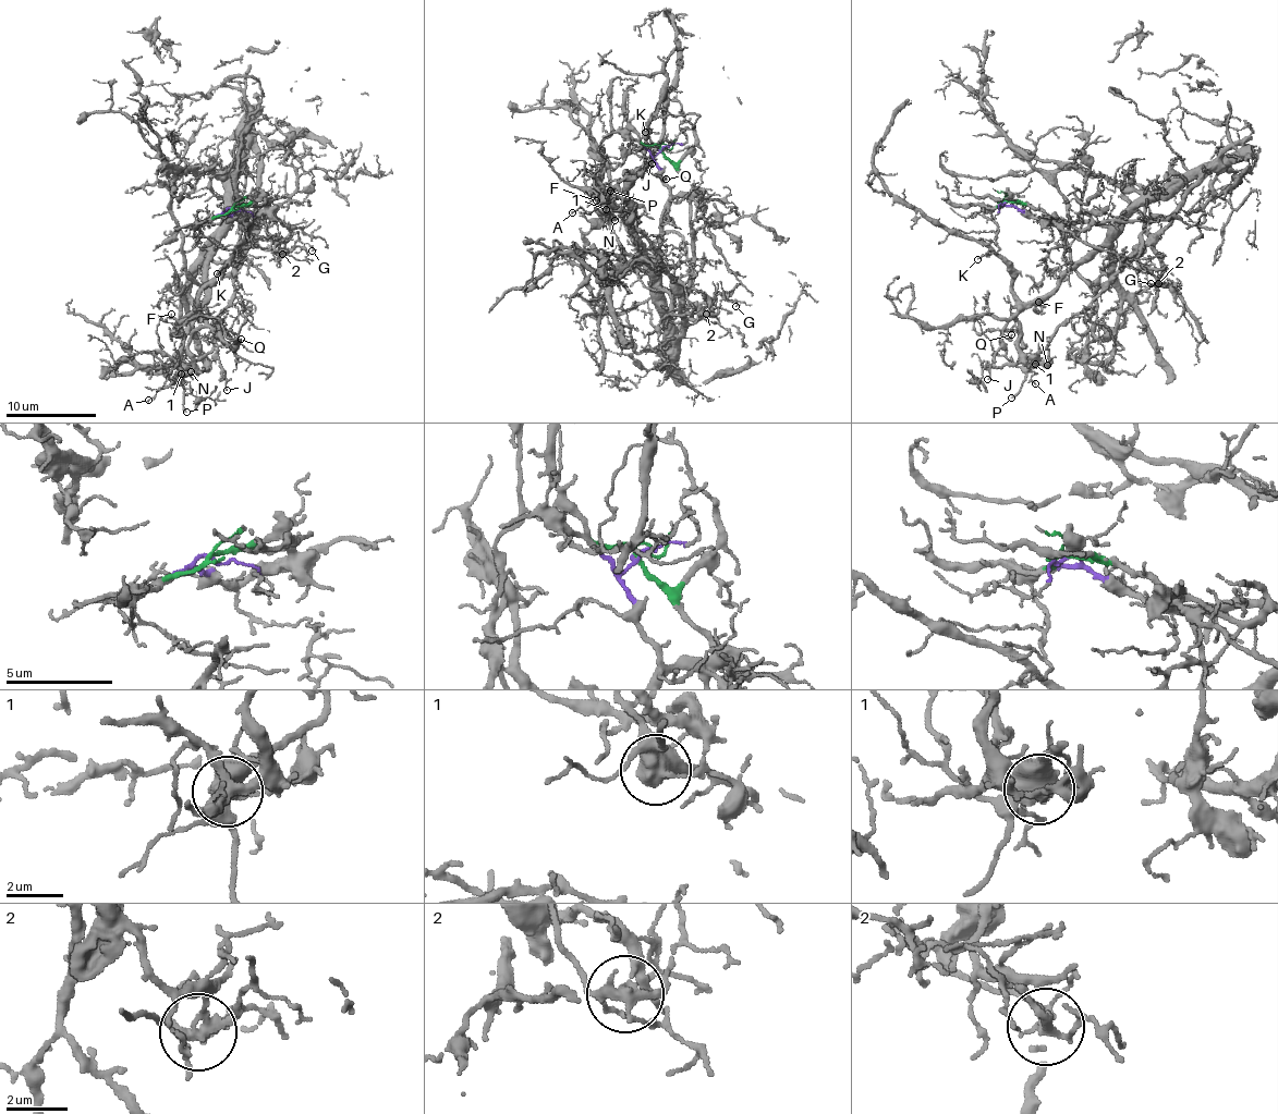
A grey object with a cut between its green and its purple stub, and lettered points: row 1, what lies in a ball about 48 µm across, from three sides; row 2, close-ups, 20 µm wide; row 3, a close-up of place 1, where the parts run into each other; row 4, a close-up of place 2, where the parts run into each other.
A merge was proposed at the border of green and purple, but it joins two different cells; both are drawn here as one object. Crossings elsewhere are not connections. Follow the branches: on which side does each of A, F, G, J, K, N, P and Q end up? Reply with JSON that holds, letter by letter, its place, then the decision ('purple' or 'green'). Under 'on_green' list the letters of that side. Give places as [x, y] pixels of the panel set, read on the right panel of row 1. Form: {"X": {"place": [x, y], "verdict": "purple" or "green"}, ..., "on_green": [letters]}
{"A": {"place": [1035, 383], "verdict": "green"}, "F": {"place": [1038, 302], "verdict": "purple"}, "G": {"place": [1151, 283], "verdict": "green"}, "J": {"place": [987, 379], "verdict": "purple"}, "K": {"place": [977, 259], "verdict": "purple"}, "N": {"place": [1047, 365], "verdict": "green"}, "P": {"place": [1011, 398], "verdict": "green"}, "Q": {"place": [1011, 334], "verdict": "purple"}, "on_green": ["A", "G", "N", "P"]}

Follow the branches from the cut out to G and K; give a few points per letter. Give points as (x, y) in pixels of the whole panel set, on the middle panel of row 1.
G: (661, 148), (693, 193), (693, 283), (679, 313), (681, 284), (696, 314), (710, 314), (723, 300), (734, 306)
K: (661, 148), (655, 161), (668, 188), (654, 256), (633, 229), (625, 173), (654, 152), (644, 133)

